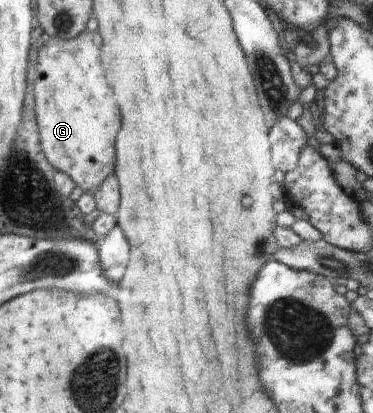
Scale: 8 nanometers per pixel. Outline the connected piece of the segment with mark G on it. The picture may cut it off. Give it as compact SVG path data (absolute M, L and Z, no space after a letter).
M88 30L72 40L49 37L48 42L40 47L35 74L32 77L35 114L42 152L52 167L70 176L76 187L84 192L98 190L112 172L116 174L114 142L118 140L116 136L122 130L118 102L98 62L98 46L100 46L98 32L88 32Z

